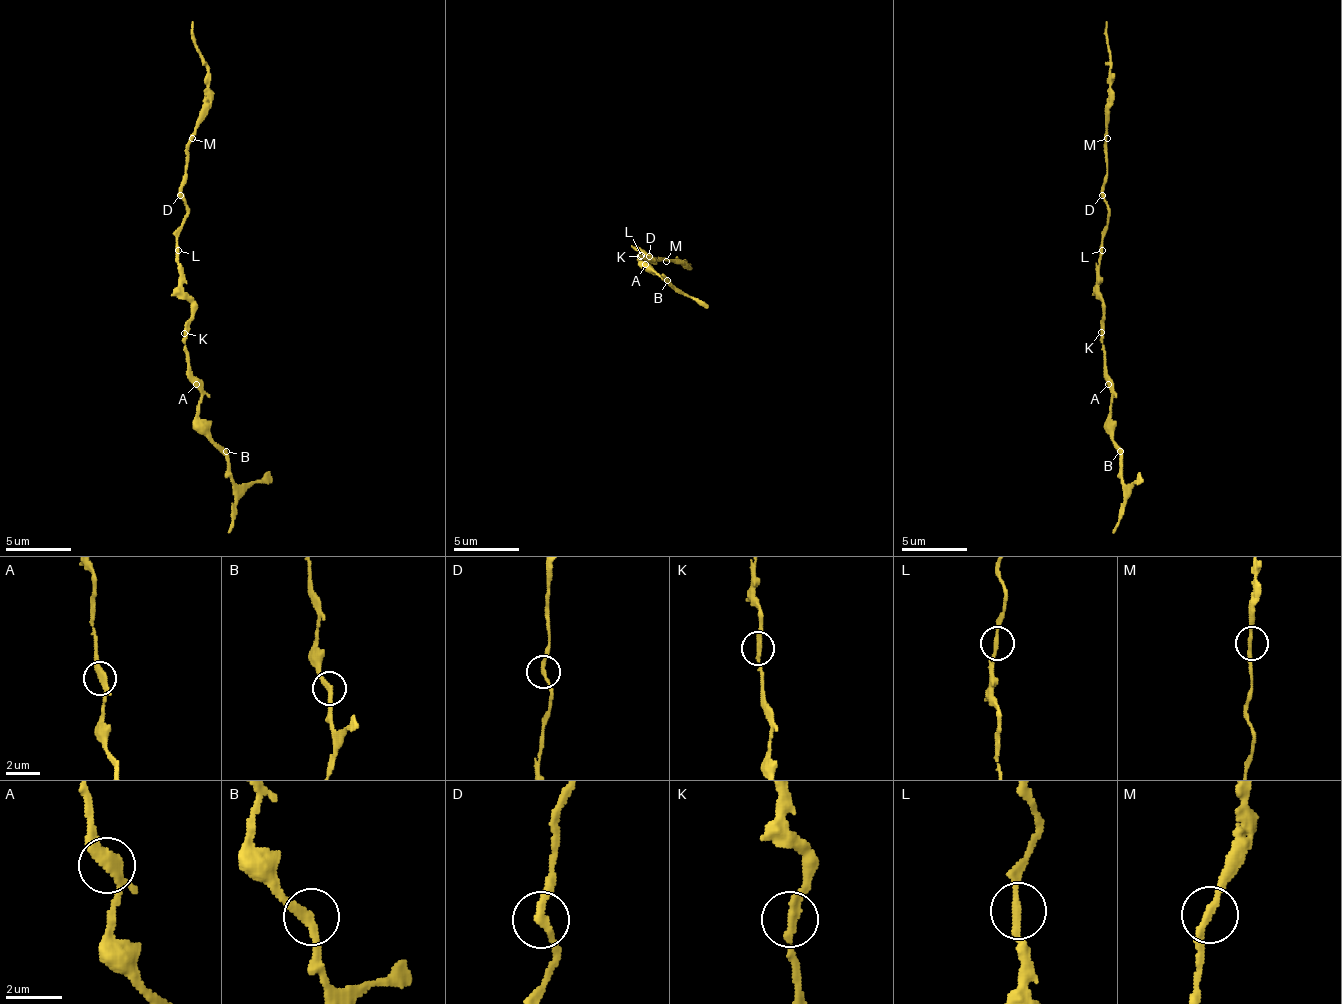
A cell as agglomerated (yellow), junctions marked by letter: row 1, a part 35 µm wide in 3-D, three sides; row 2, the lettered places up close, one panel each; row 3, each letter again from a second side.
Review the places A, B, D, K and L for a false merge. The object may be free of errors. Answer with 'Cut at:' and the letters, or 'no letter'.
Cut at: no letter

